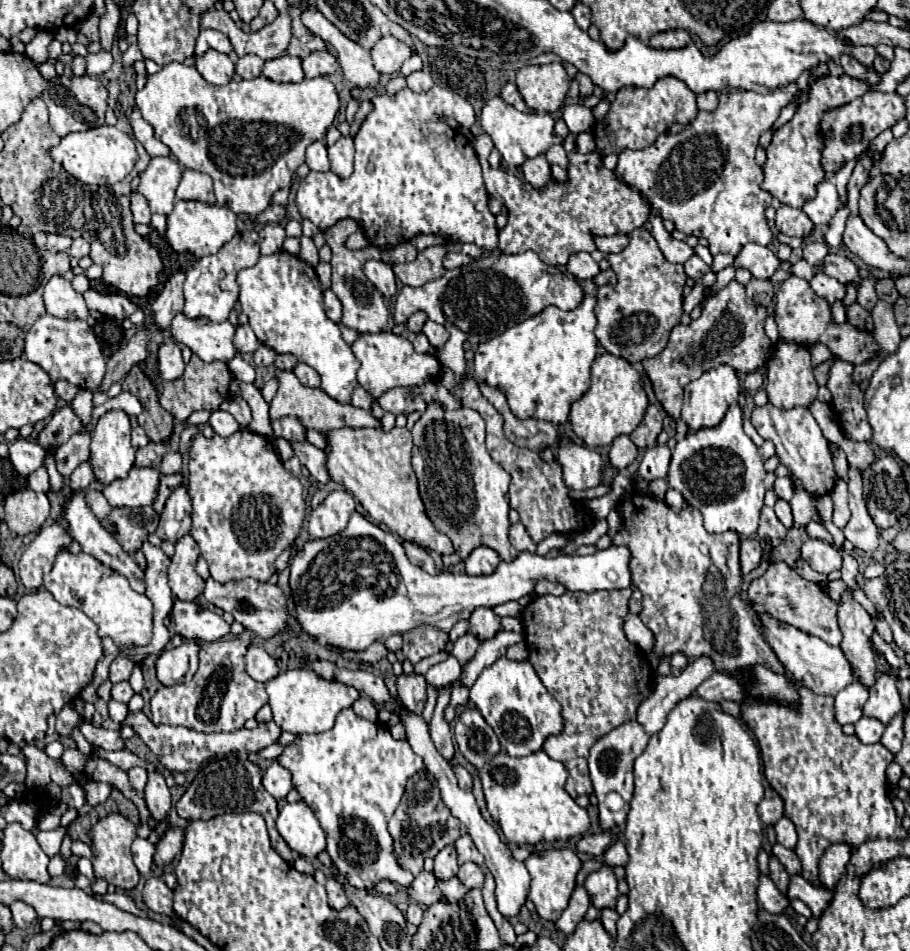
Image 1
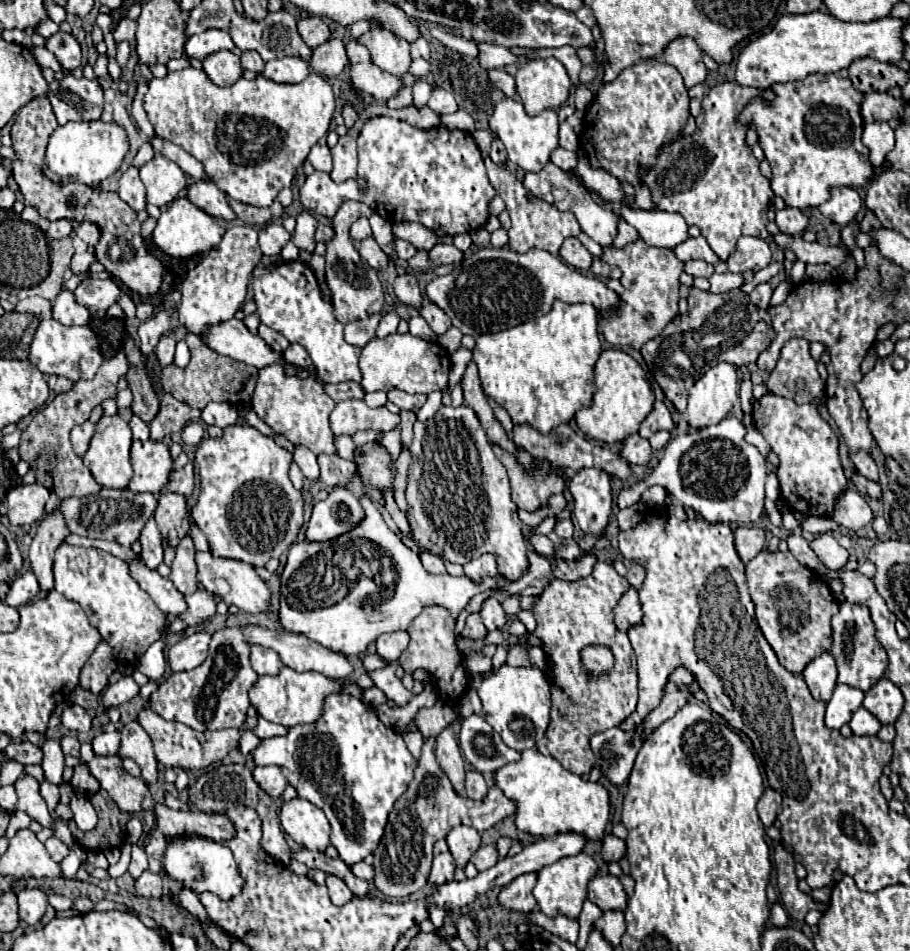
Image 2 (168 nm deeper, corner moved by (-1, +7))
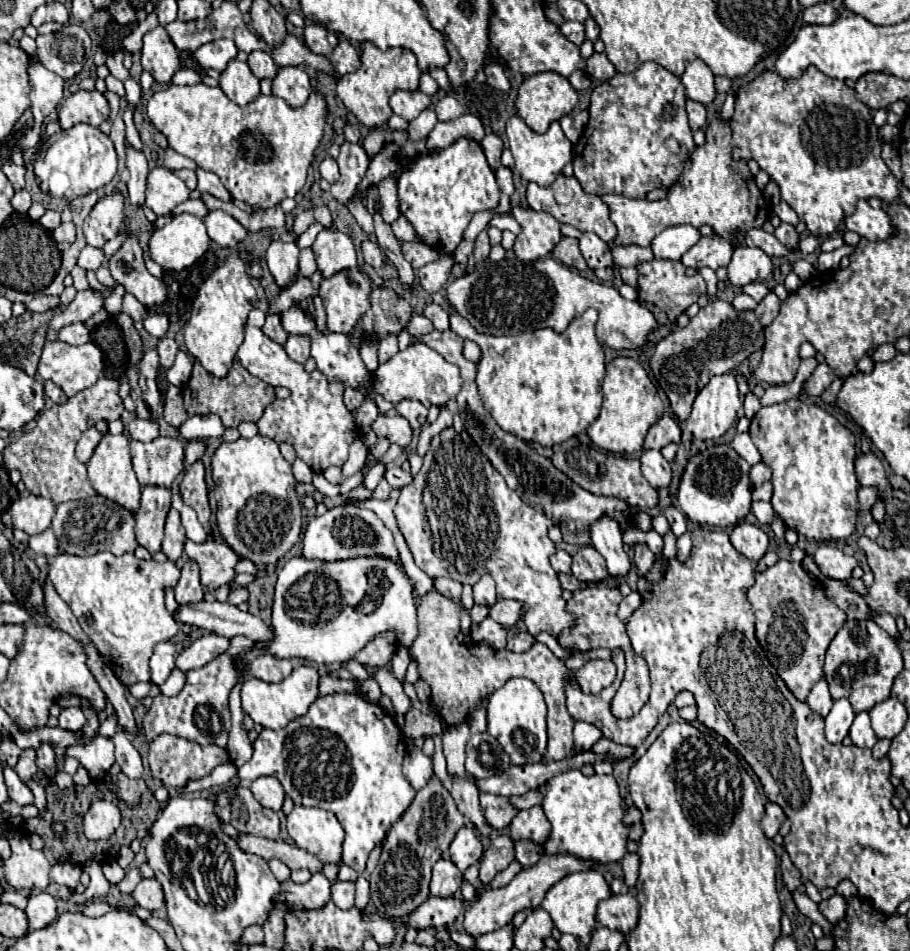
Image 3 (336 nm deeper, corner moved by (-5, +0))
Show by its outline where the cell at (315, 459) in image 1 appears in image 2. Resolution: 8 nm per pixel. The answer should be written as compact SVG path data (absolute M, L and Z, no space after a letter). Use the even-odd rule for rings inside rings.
M319 455L317 461L321 467L321 481L329 487L345 487L357 475L357 465L339 455Z

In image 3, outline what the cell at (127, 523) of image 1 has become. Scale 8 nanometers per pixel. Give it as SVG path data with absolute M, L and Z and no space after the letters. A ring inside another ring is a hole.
M103 496L59 504L51 526L59 538L61 550L75 556L91 556L95 550L107 550L115 556L123 556L127 552L135 552L139 546L135 538L135 514Z

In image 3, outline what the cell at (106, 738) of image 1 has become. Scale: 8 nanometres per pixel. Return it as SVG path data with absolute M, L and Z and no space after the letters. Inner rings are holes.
M65 708L61 714L59 714L59 726L63 730L69 730L69 732L79 732L85 724L85 716L83 716L83 710L81 708Z

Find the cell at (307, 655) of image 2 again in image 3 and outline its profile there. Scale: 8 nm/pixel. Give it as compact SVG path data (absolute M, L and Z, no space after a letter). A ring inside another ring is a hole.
M201 600L197 604L177 606L177 610L171 614L181 624L197 626L229 640L235 636L247 636L255 644L273 642L273 630L261 618L241 612L237 606L227 602Z

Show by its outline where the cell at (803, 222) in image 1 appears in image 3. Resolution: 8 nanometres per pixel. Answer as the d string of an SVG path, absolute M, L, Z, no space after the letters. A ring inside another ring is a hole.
M781 222L781 226L775 230L775 236L777 236L777 240L781 240L781 244L785 244L789 248L797 248L799 246L799 234L797 234L793 224Z

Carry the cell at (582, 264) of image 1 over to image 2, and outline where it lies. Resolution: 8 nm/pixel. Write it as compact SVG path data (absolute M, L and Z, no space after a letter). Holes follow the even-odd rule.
M567 237L559 249L559 255L565 263L573 265L575 269L589 271L591 267L591 253L583 247L583 243L577 237Z

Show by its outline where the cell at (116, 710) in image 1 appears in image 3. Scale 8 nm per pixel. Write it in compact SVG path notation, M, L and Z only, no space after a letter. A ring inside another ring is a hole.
M117 730L117 734L113 736L113 742L115 742L115 756L117 756L117 764L121 766L121 772L129 778L141 778L141 774L143 774L141 756L133 748L133 744L125 736L125 732Z

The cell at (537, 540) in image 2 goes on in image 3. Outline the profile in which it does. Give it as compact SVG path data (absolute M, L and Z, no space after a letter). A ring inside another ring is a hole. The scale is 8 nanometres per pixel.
M561 548L551 556L551 566L553 566L555 572L569 574L569 564L571 564L571 556L565 550L561 550Z

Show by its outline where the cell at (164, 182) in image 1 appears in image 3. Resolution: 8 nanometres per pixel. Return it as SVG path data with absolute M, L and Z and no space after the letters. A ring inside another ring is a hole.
M155 166L149 172L145 194L147 194L145 206L149 206L157 216L163 216L163 214L171 212L177 204L181 204L189 198L189 188L171 170L167 170L163 166Z

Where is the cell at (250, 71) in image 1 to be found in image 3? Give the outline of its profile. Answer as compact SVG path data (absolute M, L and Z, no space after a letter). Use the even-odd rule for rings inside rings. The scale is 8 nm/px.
M255 50L249 54L249 60L247 60L251 72L261 80L261 78L273 78L277 74L277 66L275 62L271 60L269 54L261 52L261 50Z

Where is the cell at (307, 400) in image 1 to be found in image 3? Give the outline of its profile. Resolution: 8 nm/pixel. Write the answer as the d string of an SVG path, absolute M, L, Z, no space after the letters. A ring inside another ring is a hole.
M379 416L371 428L375 430L375 434L379 438L387 438L389 442L393 444L399 444L401 448L407 448L409 442L411 442L411 436L413 436L413 430L409 426L409 422L403 418L403 416Z

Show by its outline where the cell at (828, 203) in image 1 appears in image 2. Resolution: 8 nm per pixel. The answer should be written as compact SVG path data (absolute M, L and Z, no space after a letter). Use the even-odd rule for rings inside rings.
M843 187L843 189L833 189L831 199L819 207L819 211L829 217L837 225L847 225L855 221L863 207L861 195L853 187Z

